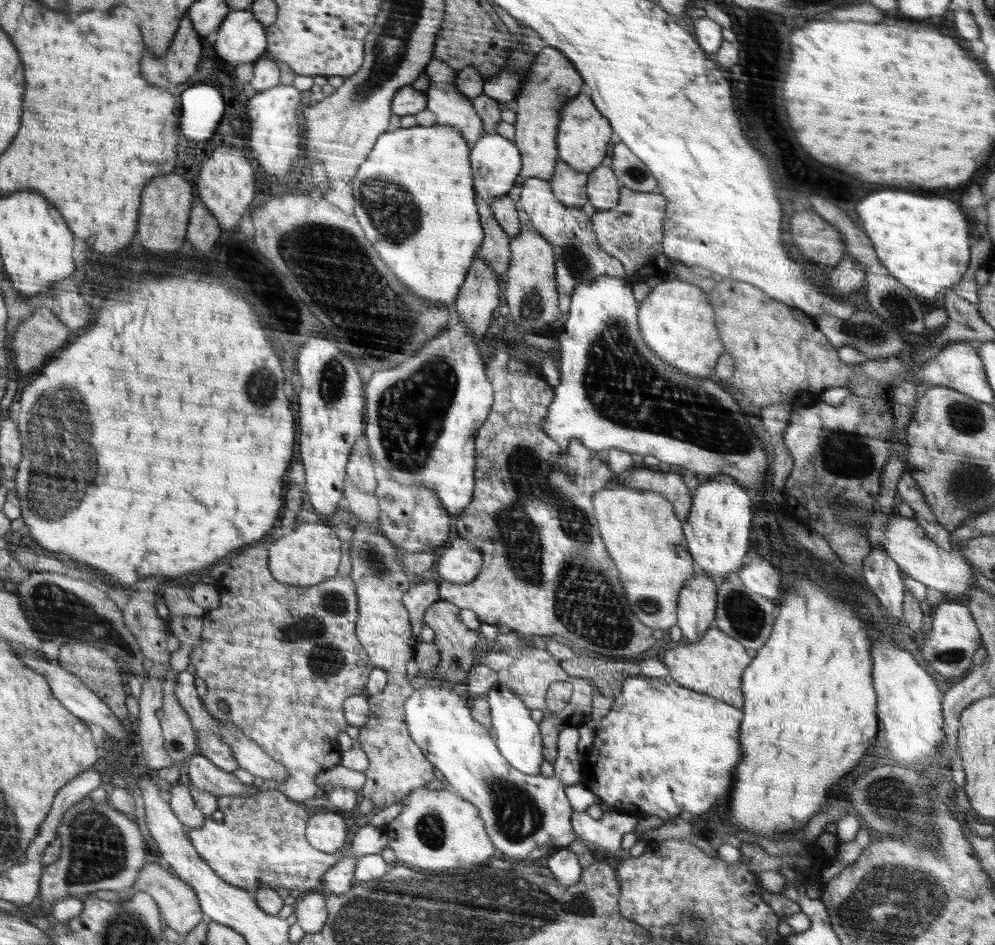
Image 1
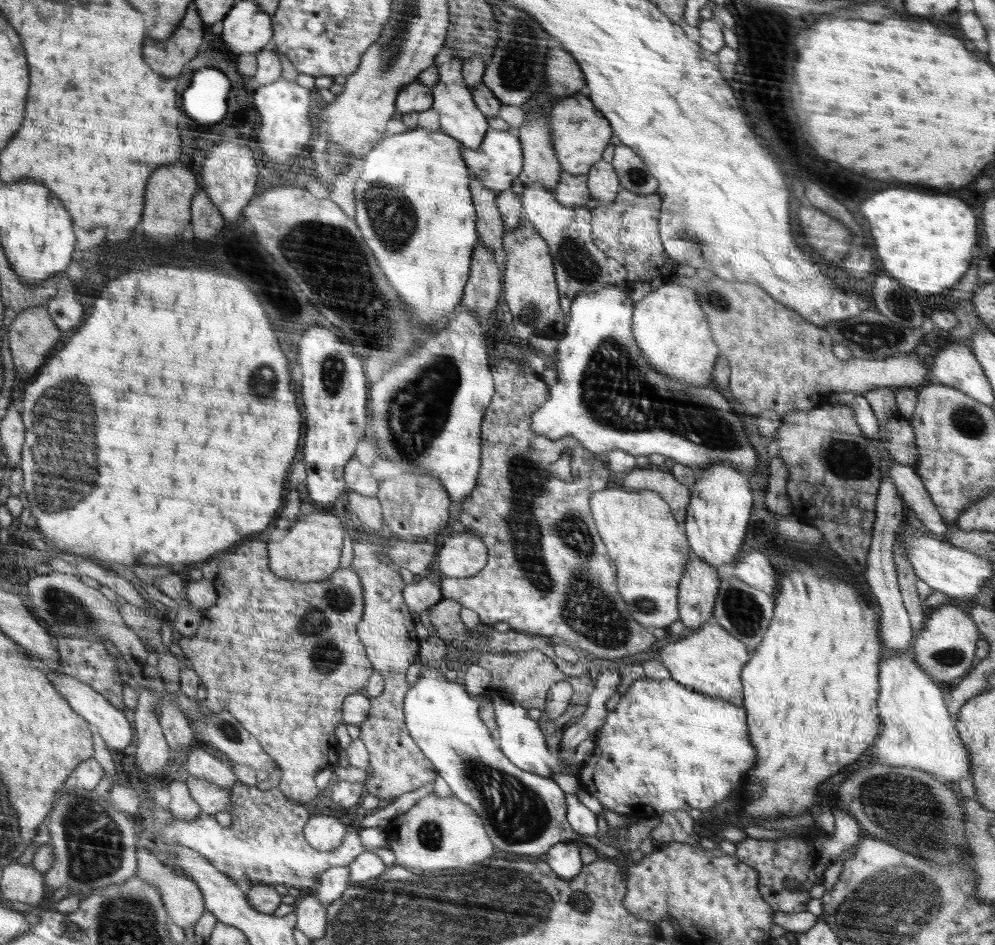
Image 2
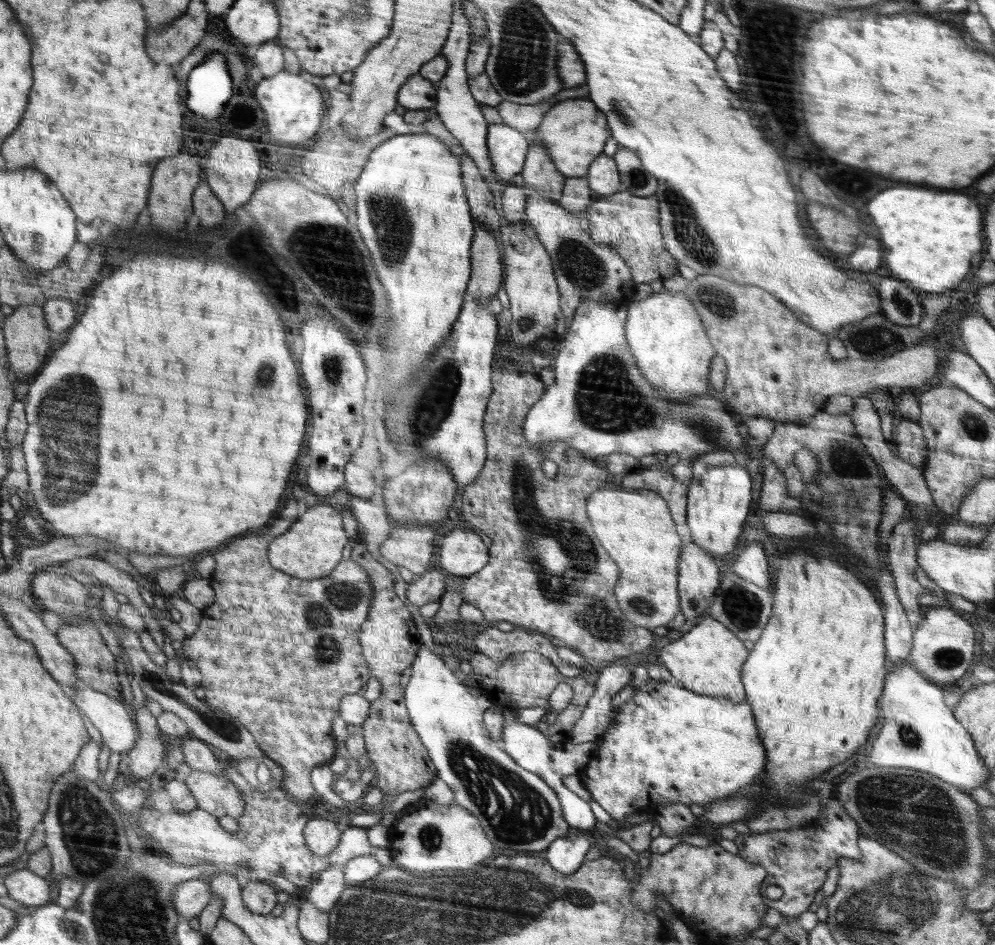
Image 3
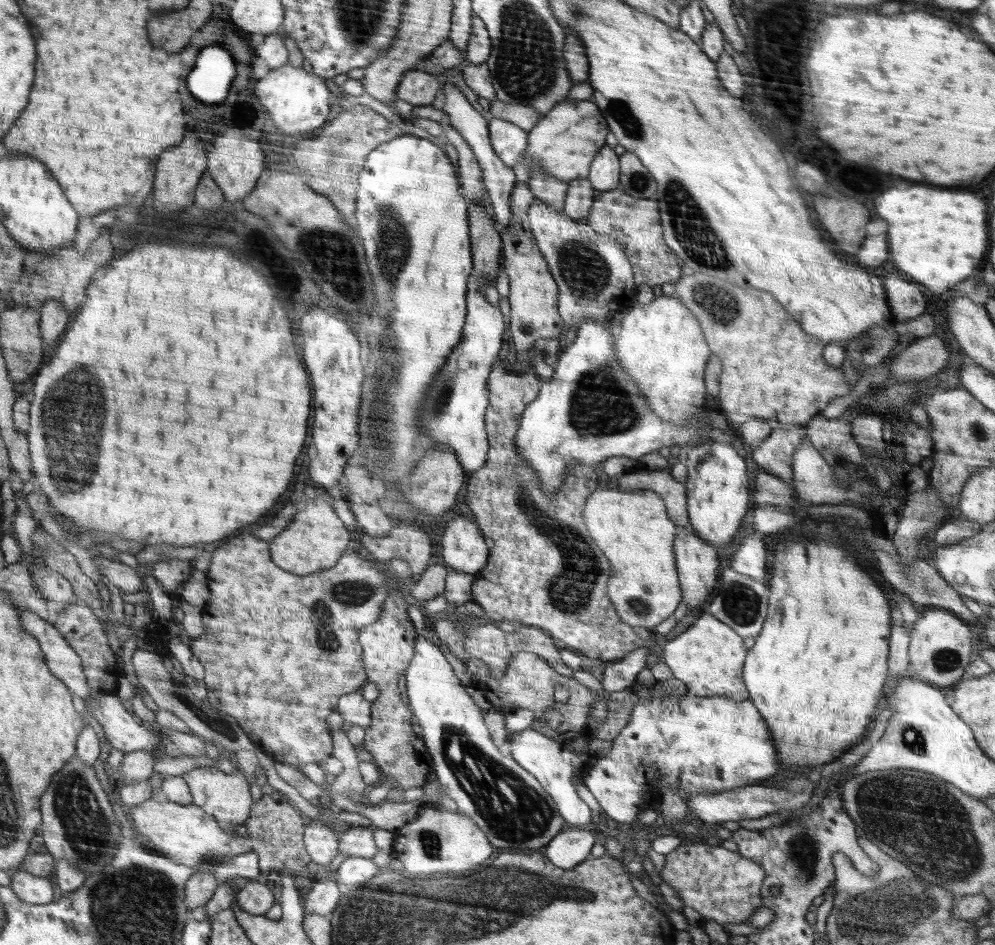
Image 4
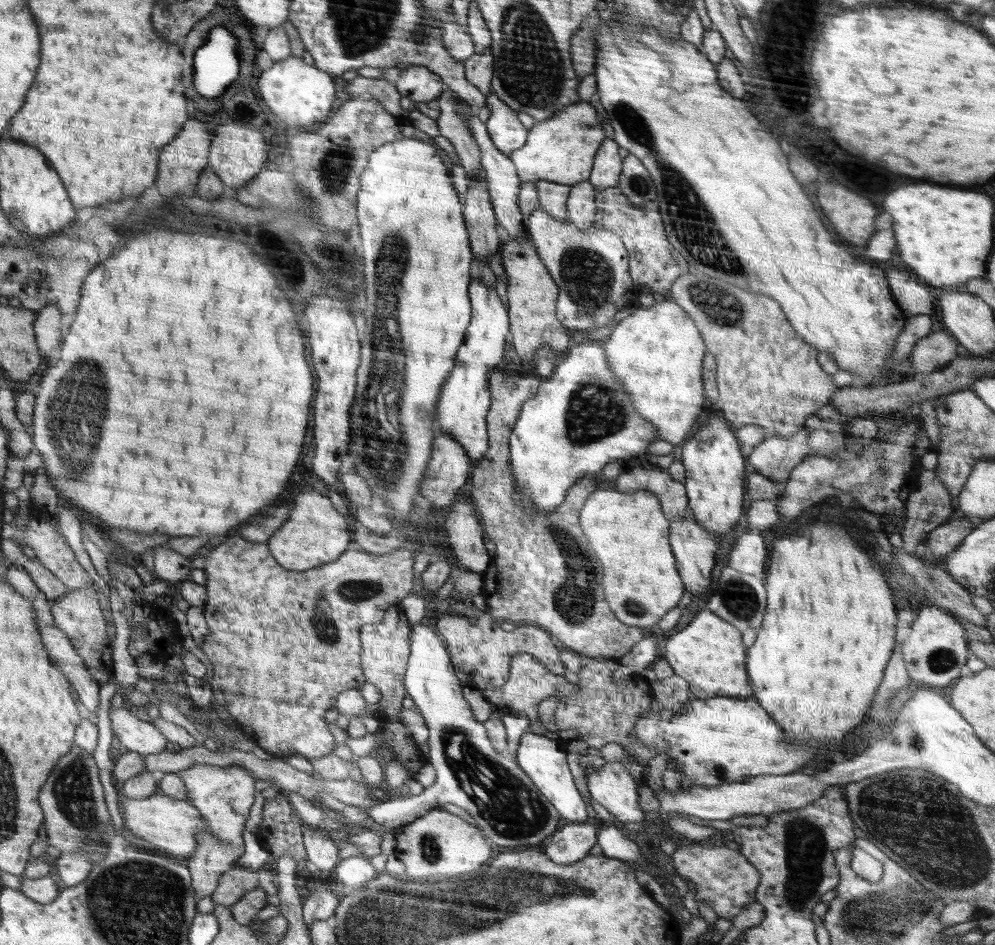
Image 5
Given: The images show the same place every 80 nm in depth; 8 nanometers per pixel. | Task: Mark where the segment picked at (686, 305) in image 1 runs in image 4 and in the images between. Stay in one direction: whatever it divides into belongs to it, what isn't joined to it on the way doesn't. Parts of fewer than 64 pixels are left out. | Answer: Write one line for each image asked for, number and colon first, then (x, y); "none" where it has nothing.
2: (669, 326)
3: (668, 337)
4: (661, 344)

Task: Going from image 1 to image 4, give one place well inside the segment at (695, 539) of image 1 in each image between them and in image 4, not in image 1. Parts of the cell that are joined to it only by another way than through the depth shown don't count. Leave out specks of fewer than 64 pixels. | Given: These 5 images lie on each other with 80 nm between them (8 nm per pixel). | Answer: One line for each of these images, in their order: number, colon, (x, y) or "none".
2: (721, 501)
3: (719, 499)
4: (717, 487)

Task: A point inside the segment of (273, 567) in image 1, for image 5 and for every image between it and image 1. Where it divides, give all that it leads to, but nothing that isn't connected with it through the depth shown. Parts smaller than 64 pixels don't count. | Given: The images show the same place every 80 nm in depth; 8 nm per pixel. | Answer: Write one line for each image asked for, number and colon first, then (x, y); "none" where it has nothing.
2: (310, 551)
3: (312, 547)
4: (315, 540)
5: (316, 534)

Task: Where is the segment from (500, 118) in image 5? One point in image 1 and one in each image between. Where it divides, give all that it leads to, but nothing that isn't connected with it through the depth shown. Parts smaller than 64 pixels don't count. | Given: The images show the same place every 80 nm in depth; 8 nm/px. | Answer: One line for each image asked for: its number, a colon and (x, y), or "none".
1: (496, 161)
2: (498, 160)
3: (507, 147)
4: (509, 141)

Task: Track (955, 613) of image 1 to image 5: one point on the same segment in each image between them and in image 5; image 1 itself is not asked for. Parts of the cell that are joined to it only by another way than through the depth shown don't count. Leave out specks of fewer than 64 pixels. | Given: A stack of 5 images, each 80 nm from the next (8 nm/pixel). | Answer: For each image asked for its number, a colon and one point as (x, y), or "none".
2: (945, 646)
3: (943, 647)
4: (941, 643)
5: (934, 652)

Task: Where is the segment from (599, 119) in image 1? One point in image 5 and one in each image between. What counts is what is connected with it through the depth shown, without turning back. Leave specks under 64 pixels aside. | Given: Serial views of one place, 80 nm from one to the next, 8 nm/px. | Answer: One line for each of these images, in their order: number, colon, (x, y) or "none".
2: (580, 132)
3: (574, 131)
4: (564, 142)
5: (562, 149)

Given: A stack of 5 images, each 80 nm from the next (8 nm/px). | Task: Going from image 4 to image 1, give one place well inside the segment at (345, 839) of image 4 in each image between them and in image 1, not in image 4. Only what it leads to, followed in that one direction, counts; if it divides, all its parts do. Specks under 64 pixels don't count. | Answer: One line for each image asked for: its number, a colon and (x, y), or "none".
1: (260, 844)
2: (264, 844)
3: (269, 841)

